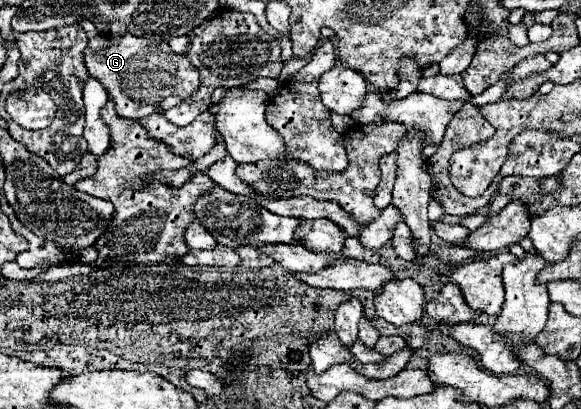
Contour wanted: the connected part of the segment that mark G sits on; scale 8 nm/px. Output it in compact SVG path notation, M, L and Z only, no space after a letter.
M129 32L121 38L113 34L91 38L85 48L85 62L91 76L97 78L105 86L109 98L115 100L117 114L133 120L177 106L181 100L191 96L201 82L199 70L189 62L189 58L171 52L167 42L149 42Z

